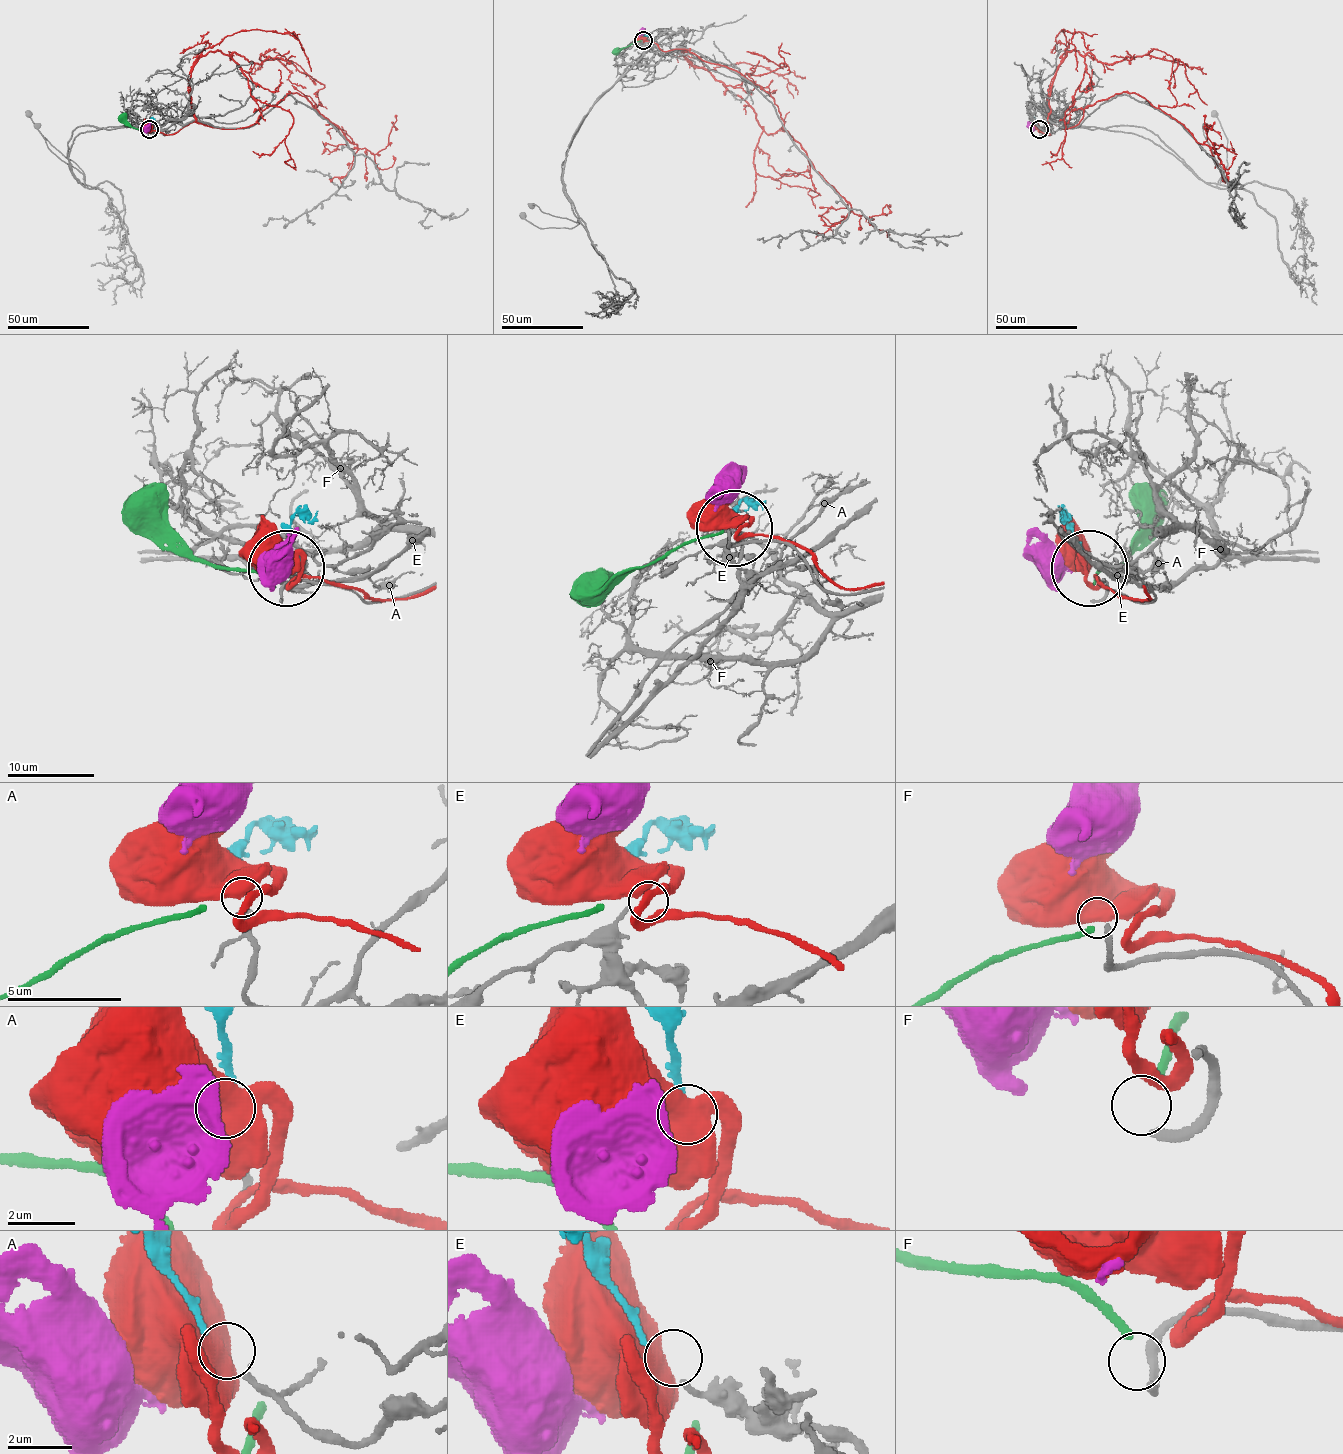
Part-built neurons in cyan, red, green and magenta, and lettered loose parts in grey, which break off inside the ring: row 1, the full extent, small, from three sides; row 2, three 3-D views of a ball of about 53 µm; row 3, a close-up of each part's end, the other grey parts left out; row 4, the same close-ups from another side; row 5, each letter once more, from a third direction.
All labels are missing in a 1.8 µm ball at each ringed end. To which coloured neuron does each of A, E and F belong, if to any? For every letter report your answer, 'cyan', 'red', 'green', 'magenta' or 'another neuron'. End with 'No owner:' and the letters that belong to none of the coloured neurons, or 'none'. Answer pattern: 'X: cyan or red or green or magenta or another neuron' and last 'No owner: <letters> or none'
A: another neuron
E: cyan
F: green
No owner: A

